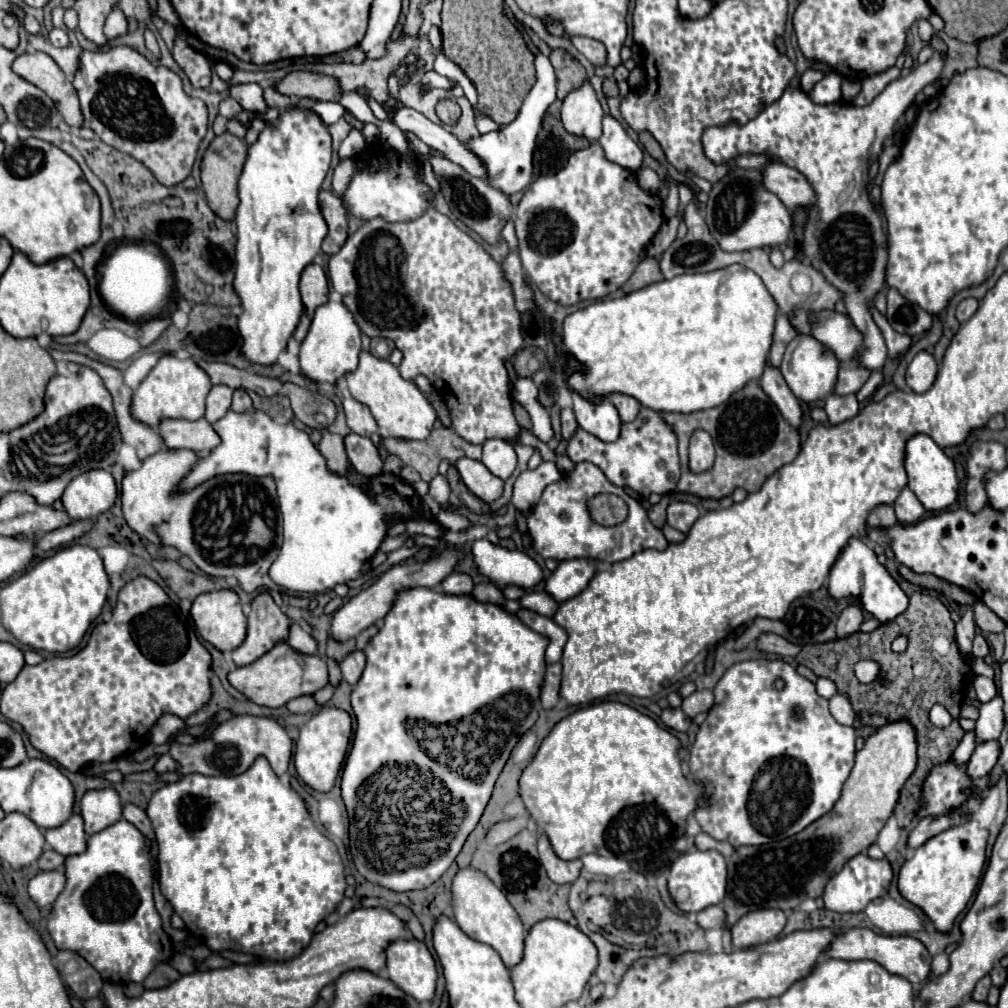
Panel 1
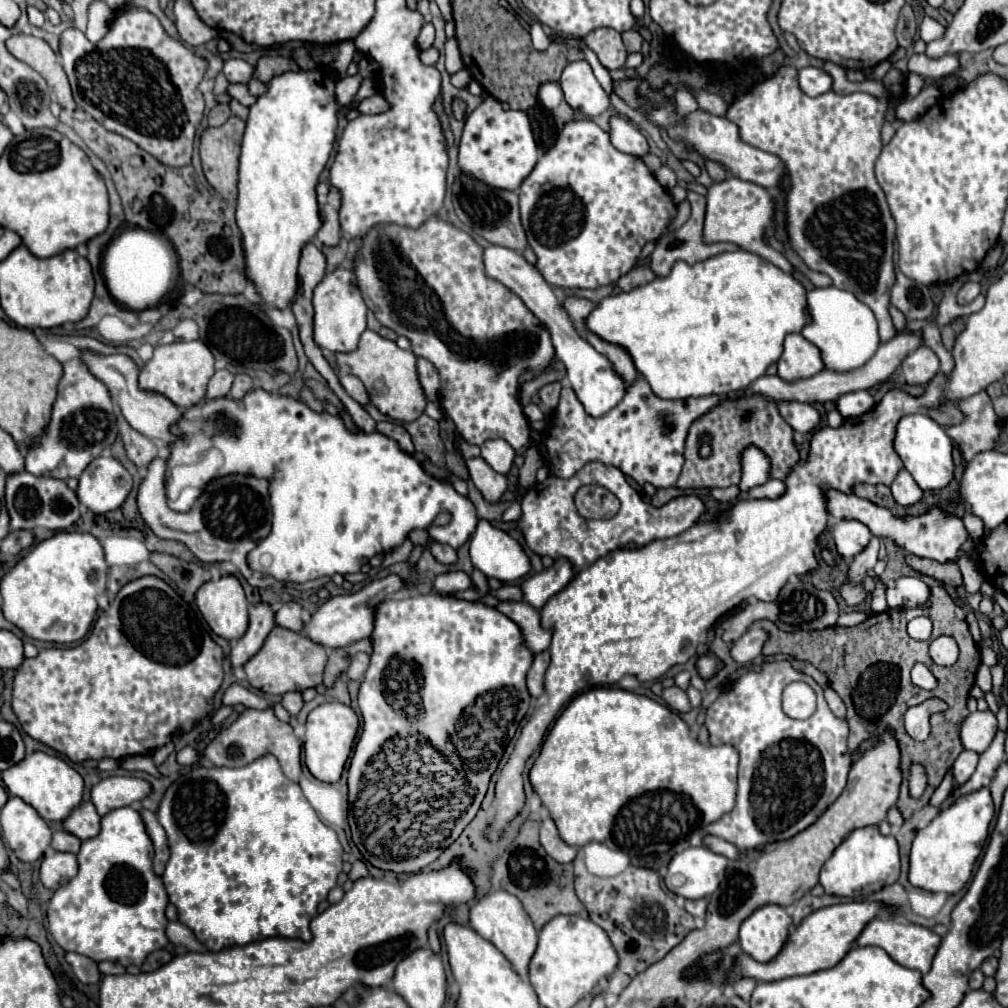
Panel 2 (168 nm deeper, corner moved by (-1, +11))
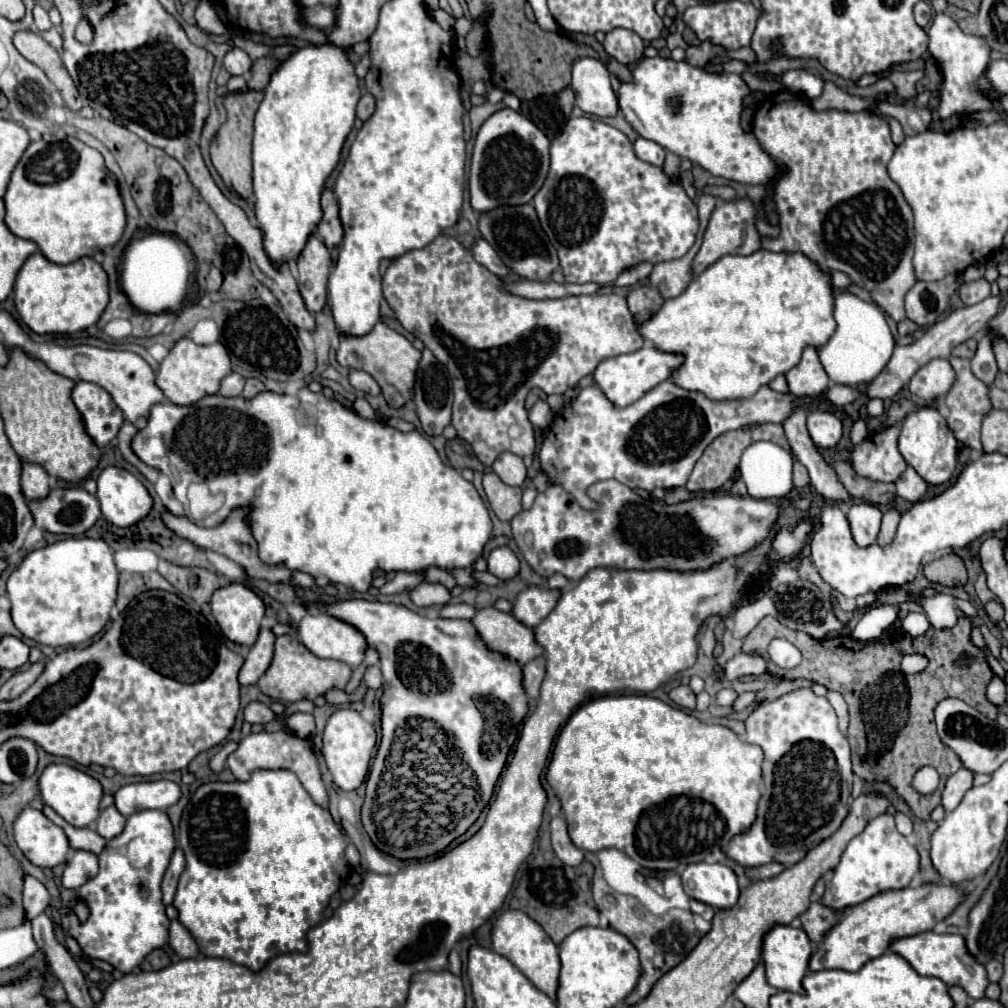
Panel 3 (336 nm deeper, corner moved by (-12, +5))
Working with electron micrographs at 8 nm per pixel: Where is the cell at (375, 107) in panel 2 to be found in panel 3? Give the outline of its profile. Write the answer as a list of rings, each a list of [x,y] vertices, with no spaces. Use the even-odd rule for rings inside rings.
[[[362,95],[362,99],[358,101],[358,109],[356,109],[356,117],[358,119],[362,119],[362,121],[366,121],[370,115],[372,115],[372,111],[376,111],[376,99],[372,97],[372,95]]]

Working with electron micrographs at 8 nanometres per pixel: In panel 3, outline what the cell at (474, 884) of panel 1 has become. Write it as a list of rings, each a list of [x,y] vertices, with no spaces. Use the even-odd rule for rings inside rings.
[[[508,909],[504,911],[492,925],[492,949],[512,961],[518,971],[522,971],[542,993],[546,993],[550,999],[556,997],[558,987],[558,971],[560,971],[560,959],[558,959],[558,947],[554,941],[546,935],[546,931],[524,911]]]

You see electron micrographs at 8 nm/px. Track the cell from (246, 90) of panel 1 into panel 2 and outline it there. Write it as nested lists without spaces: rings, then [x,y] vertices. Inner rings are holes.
[[[225,59],[223,75],[229,83],[247,83],[253,77],[253,65],[243,59]]]

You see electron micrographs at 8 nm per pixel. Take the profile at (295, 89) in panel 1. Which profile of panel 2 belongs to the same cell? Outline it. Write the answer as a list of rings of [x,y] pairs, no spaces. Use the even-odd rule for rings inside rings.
[[[261,57],[255,65],[255,73],[253,77],[257,77],[259,81],[263,83],[269,83],[269,79],[273,75],[281,75],[285,71],[293,71],[293,69],[299,69],[293,59],[287,59],[287,57]]]

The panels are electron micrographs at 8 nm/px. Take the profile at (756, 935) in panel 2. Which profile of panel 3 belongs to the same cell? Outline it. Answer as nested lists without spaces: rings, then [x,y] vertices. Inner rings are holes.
[[[776,925],[764,935],[762,943],[762,963],[766,967],[766,979],[772,987],[784,991],[798,991],[802,993],[802,977],[808,971],[808,959],[812,955],[810,939],[804,929],[794,929],[790,925]]]

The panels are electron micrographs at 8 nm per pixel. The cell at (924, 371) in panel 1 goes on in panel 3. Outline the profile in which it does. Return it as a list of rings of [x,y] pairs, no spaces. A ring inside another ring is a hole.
[[[932,359],[910,379],[910,393],[916,395],[922,403],[930,403],[936,397],[942,397],[952,387],[956,375],[948,359]]]

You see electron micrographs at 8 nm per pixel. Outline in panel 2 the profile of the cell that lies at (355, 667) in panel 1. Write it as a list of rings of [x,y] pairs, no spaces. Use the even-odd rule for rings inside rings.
[[[357,653],[353,659],[351,659],[351,665],[347,669],[347,675],[349,679],[361,679],[365,675],[369,667],[369,655],[367,653]]]

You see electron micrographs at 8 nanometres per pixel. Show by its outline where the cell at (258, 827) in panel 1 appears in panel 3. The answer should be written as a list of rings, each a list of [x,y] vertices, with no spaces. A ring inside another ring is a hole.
[[[258,769],[250,775],[248,781],[232,781],[232,783],[212,781],[212,783],[200,785],[194,791],[194,795],[190,797],[190,801],[182,813],[182,819],[178,825],[178,845],[186,855],[186,867],[180,875],[178,891],[174,897],[174,907],[178,909],[180,923],[192,933],[202,955],[222,957],[232,963],[240,963],[252,971],[260,971],[276,955],[292,953],[292,951],[300,951],[300,953],[308,951],[308,937],[306,937],[308,931],[322,921],[322,911],[328,907],[330,897],[340,889],[340,885],[346,881],[346,877],[350,873],[350,865],[344,857],[346,837],[342,835],[340,827],[332,819],[330,811],[326,807],[320,807],[318,803],[314,803],[312,797],[308,795],[308,791],[298,781],[298,777],[288,769]]]

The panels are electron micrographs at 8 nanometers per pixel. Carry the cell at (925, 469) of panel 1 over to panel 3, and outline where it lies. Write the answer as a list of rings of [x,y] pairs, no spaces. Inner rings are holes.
[[[922,407],[904,417],[902,431],[900,431],[900,453],[904,455],[906,463],[916,469],[916,473],[930,485],[942,485],[952,479],[958,463],[958,441],[954,439],[952,431],[948,429],[946,419],[930,407]]]

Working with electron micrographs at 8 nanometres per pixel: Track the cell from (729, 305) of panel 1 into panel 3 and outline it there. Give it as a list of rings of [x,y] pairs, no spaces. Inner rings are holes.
[[[760,249],[752,255],[724,255],[722,259],[718,259],[714,265],[710,265],[702,275],[698,275],[686,289],[682,295],[666,299],[664,305],[654,311],[646,321],[636,325],[636,331],[640,333],[640,337],[644,341],[650,341],[658,351],[662,353],[674,353],[674,355],[682,355],[684,363],[680,367],[676,367],[670,375],[670,381],[676,383],[678,387],[684,387],[686,391],[700,391],[704,395],[708,395],[708,399],[748,399],[748,395],[754,395],[762,385],[768,385],[776,375],[780,373],[788,373],[802,355],[802,349],[812,345],[812,347],[820,347],[824,345],[832,335],[834,335],[834,317],[832,317],[832,307],[834,307],[834,299],[832,299],[832,287],[830,287],[830,277],[816,265],[812,263],[806,255],[802,253],[772,253],[766,249]]]

